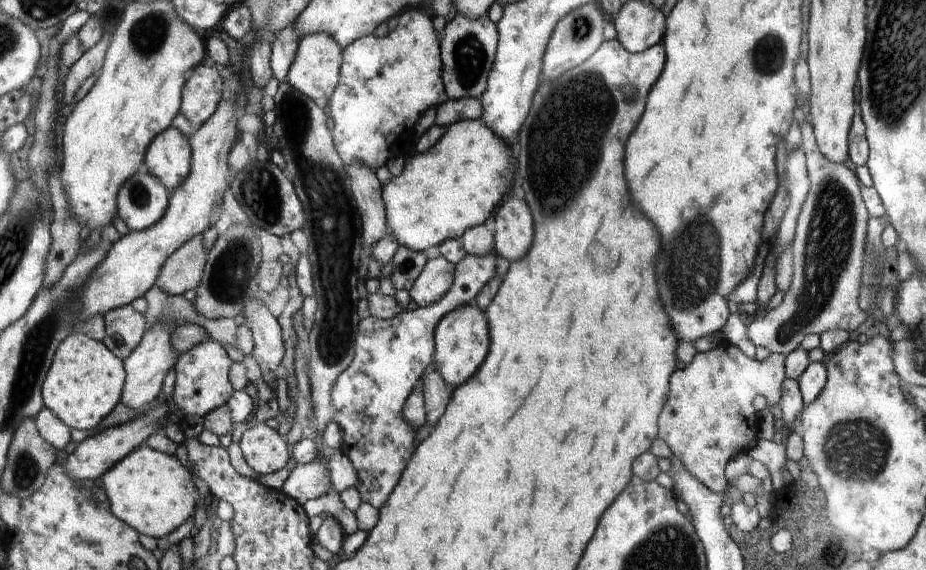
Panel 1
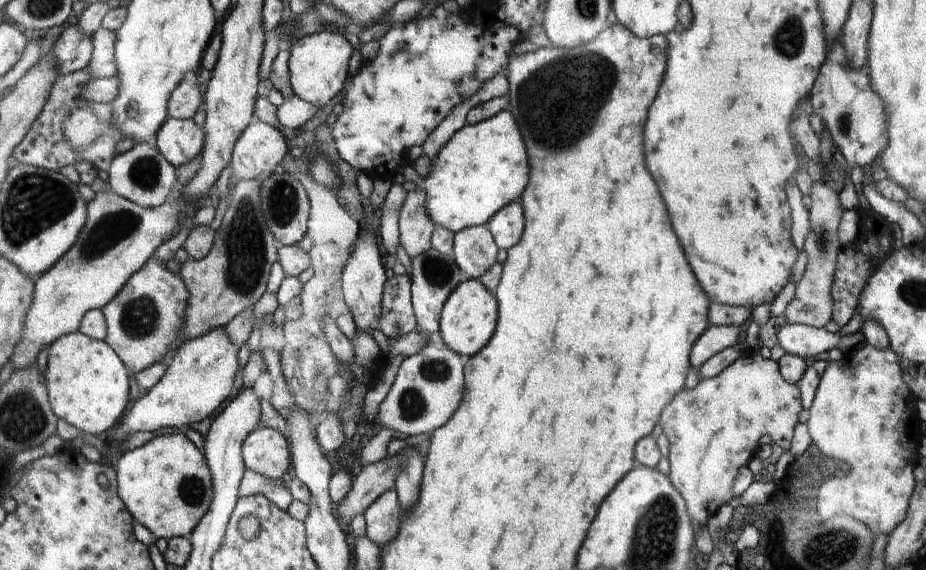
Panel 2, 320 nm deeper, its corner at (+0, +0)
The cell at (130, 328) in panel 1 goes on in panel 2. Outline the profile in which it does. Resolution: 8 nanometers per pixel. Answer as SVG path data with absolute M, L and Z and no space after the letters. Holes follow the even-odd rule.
M150 257L145 266L128 280L122 291L118 292L116 298L112 299L108 306L101 308L107 324L105 341L114 352L117 352L131 373L144 371L146 367L156 363L167 363L166 354L170 350L170 344L176 340L176 336L181 332L181 326L185 324L189 296L189 289L186 288L180 274L174 274L166 269L158 257Z

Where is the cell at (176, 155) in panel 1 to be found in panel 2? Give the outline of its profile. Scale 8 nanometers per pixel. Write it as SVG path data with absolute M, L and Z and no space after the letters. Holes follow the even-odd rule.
M166 118L164 125L153 140L162 156L174 168L190 162L205 144L204 133L194 119Z

